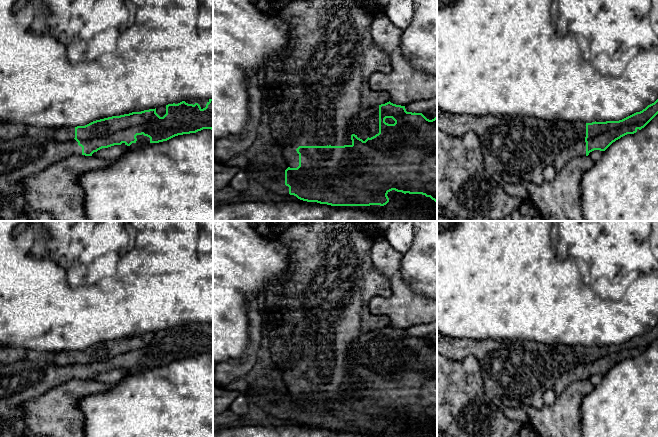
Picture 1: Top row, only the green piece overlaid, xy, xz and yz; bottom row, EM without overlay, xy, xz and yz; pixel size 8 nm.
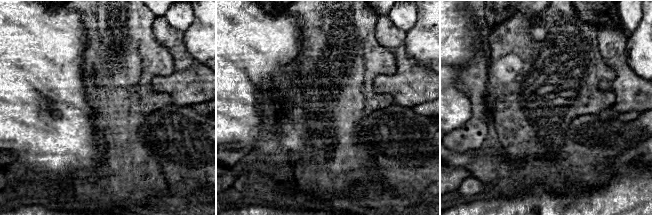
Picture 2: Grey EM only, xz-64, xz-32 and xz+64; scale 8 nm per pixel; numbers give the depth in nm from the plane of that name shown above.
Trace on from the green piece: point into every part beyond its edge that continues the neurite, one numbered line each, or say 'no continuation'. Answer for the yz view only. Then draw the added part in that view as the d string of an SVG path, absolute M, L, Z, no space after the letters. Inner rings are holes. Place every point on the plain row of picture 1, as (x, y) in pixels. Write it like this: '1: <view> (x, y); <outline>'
1: yz (578, 373); M581 364L575 368L572 368L566 372L563 372L558 379L555 381L553 388L558 396L560 396L563 391L573 382L579 380L586 380L586 366Z

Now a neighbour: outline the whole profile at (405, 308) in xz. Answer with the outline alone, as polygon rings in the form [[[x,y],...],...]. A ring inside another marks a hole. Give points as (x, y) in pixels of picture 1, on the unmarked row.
[[[385,238],[373,243],[372,262],[388,279],[392,294],[390,297],[373,297],[369,309],[373,314],[387,315],[391,327],[406,330],[437,321],[437,299],[414,292],[404,280],[401,271],[403,255]]]

